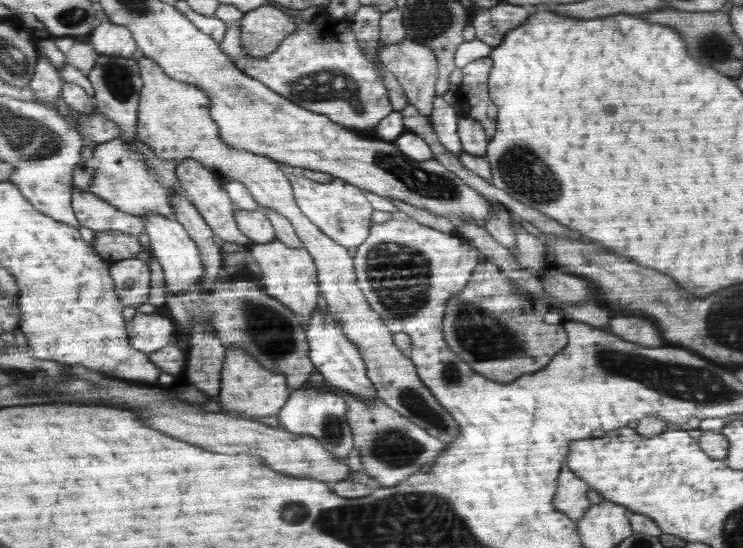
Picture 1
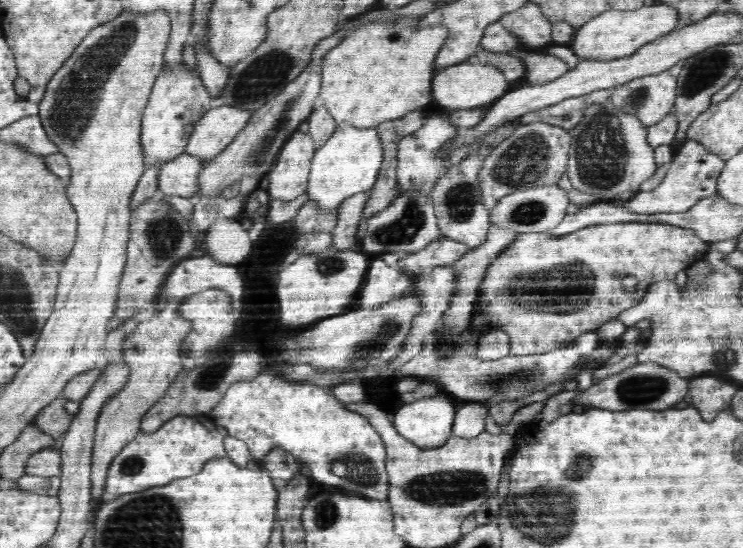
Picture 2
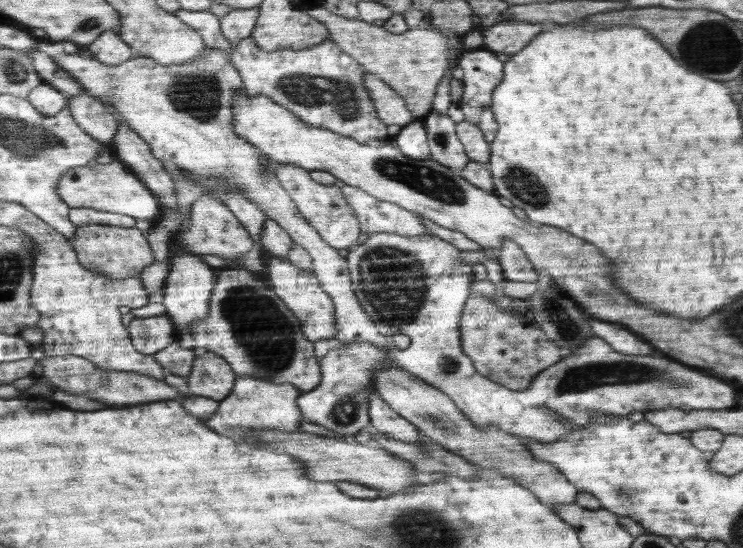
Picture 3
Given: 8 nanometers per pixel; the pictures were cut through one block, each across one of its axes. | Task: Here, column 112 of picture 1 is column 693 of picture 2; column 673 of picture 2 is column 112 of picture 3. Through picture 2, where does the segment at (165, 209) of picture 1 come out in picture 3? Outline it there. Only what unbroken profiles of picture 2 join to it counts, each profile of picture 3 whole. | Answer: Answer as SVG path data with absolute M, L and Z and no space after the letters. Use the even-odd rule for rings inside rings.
M112 157L113 161L108 165L98 164L95 168L88 166L76 166L68 169L56 185L56 194L62 198L62 202L66 202L69 208L94 208L106 212L122 213L135 219L148 220L155 222L161 212L161 205L158 198L153 194L146 185L132 171L128 170L120 160Z

